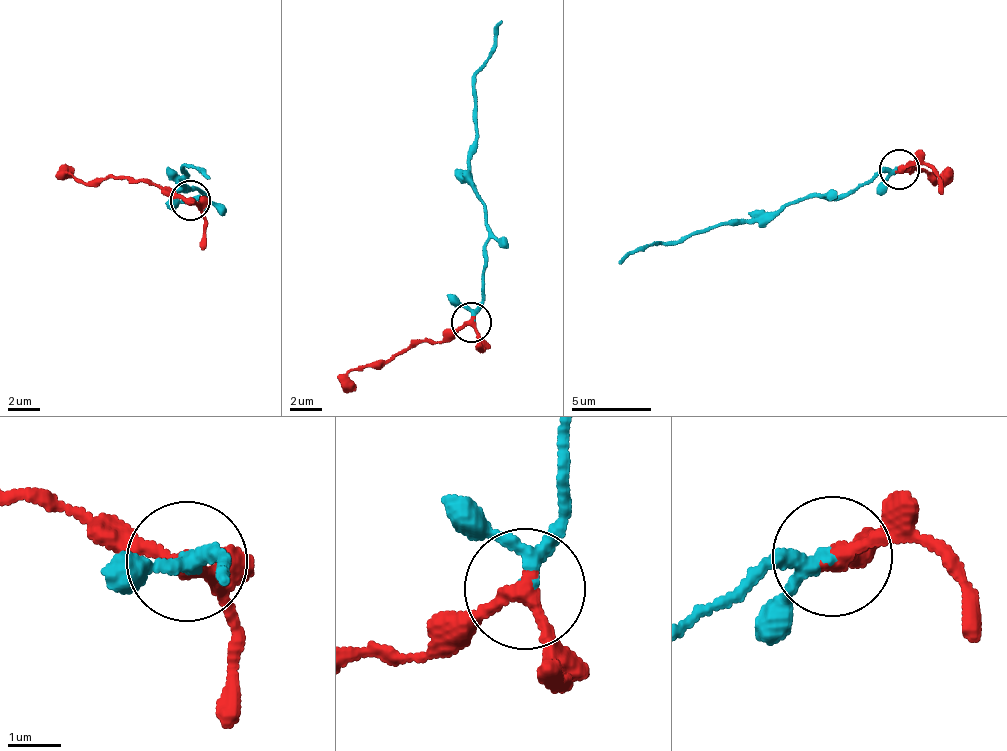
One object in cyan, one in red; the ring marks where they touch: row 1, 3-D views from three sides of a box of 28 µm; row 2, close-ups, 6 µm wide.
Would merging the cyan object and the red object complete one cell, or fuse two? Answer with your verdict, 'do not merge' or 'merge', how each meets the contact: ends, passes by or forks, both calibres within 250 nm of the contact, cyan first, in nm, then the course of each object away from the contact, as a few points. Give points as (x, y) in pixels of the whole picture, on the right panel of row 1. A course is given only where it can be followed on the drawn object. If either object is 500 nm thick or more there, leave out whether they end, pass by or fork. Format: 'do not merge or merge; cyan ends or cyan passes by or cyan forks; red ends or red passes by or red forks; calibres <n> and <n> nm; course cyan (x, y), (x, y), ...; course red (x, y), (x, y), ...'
merge; cyan passes by; red passes by; calibres 240 and 260 nm; course cyan (900, 167), (851, 191), (779, 205), (756, 222), (716, 223), (634, 249), (618, 264); course red (900, 167), (905, 173), (907, 163), (932, 186), (953, 171)

